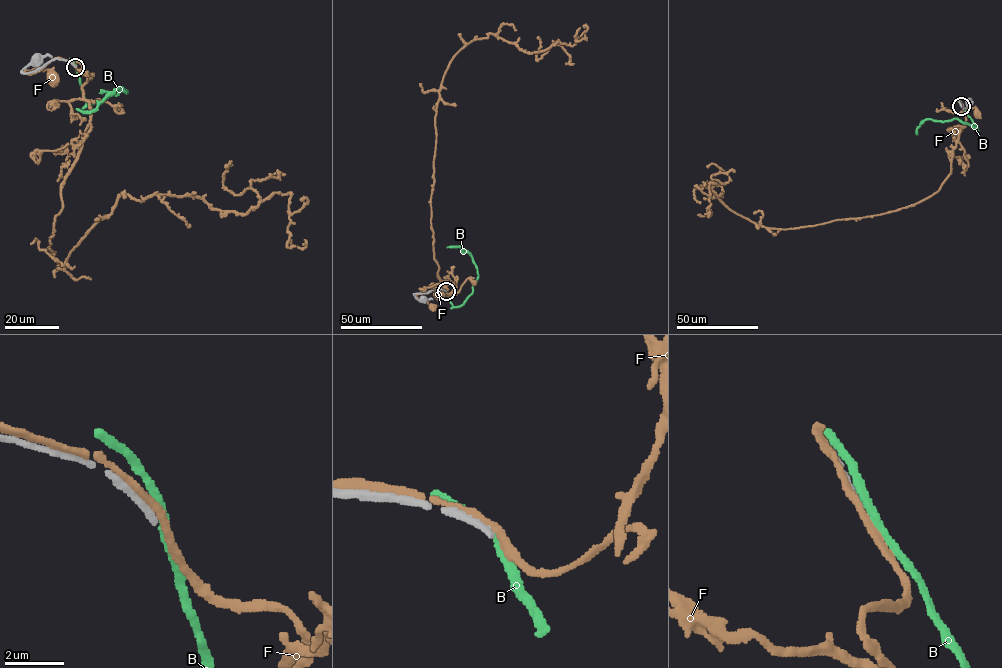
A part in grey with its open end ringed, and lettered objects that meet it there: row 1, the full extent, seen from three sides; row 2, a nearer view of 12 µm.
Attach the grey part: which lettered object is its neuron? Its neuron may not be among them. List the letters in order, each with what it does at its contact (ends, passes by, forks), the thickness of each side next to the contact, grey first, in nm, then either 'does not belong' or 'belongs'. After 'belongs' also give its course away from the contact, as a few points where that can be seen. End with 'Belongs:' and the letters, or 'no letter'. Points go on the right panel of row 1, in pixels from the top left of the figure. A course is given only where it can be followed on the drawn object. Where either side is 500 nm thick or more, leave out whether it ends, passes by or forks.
B: it passes by; calibres 240 and 280 nm; does not belong
F: it passes by; calibres 200 and 200 nm; does not belong
Belongs: no letter

